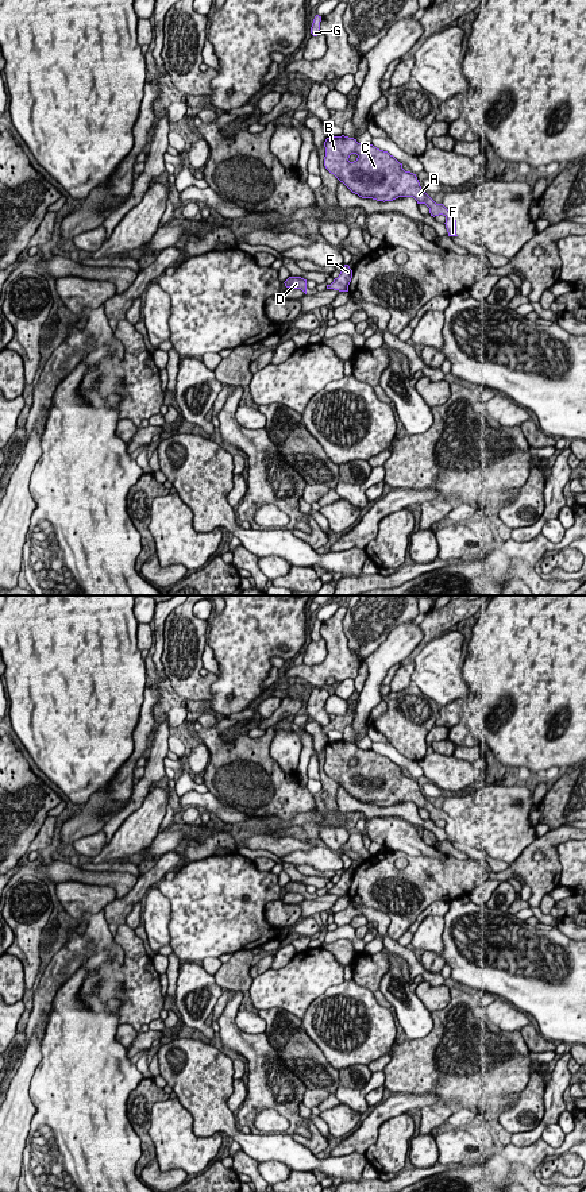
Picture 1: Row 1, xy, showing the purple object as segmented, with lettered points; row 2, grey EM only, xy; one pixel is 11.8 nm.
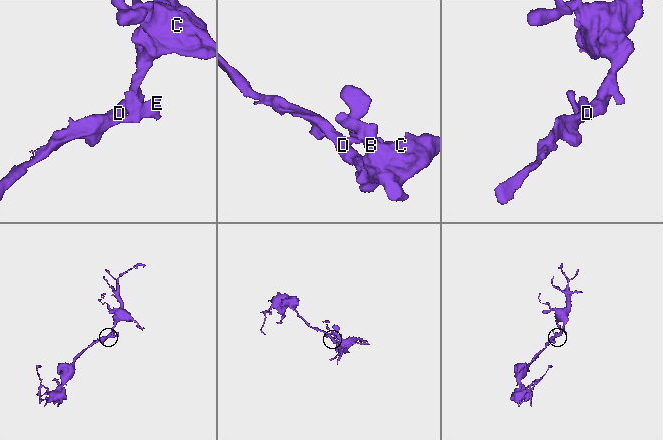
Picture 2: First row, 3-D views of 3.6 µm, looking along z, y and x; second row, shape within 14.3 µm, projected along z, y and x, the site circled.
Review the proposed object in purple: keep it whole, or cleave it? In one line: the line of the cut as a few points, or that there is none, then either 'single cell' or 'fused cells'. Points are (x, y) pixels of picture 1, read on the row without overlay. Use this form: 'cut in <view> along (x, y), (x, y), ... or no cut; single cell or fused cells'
no cut; single cell

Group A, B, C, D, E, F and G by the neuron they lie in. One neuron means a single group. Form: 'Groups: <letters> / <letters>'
Groups: A B C D E F G

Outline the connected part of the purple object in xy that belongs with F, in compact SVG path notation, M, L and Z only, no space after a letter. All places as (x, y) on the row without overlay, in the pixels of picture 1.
M344 740L327 742L324 752L325 774L352 798L383 807L413 802L417 809L429 813L431 821L443 819L448 841L458 841L455 821L443 809L436 809L421 794L416 779L405 776L402 768L388 756L361 749Z

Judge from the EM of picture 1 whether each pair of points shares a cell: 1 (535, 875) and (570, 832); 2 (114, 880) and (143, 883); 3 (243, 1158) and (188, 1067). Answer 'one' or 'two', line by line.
1: one
2: two
3: two

